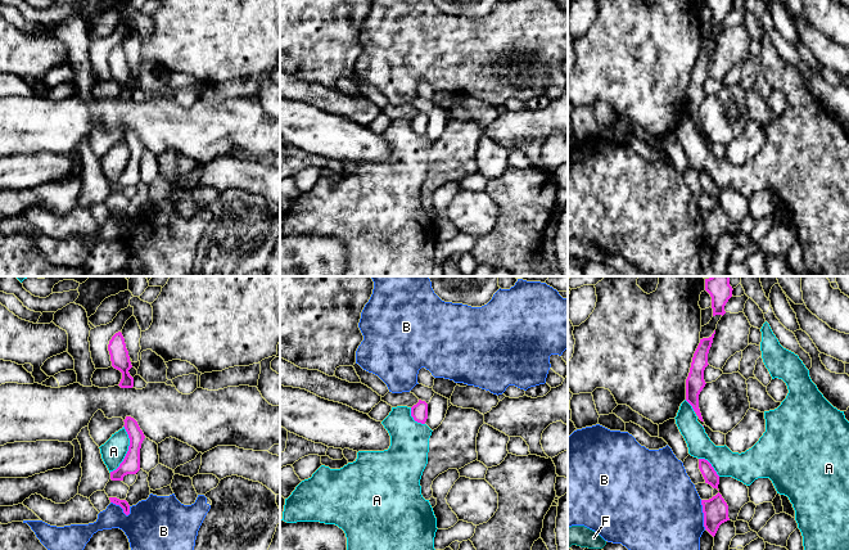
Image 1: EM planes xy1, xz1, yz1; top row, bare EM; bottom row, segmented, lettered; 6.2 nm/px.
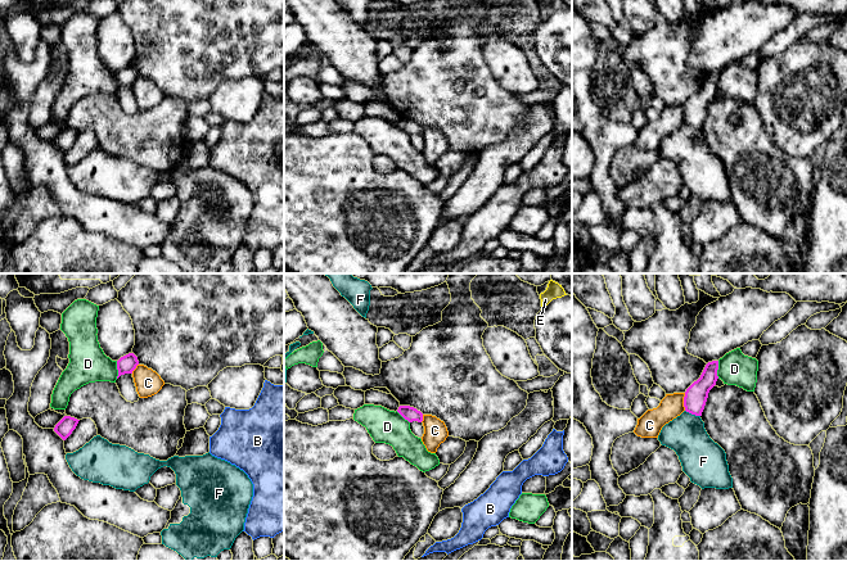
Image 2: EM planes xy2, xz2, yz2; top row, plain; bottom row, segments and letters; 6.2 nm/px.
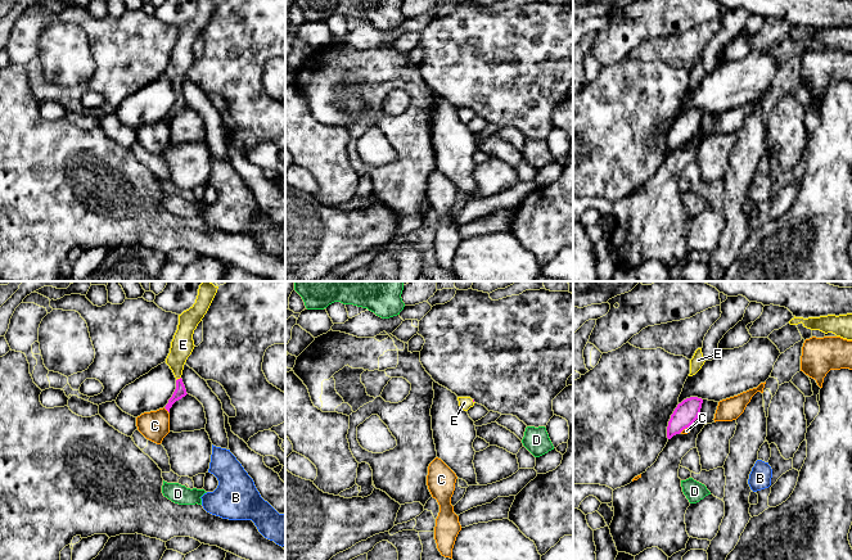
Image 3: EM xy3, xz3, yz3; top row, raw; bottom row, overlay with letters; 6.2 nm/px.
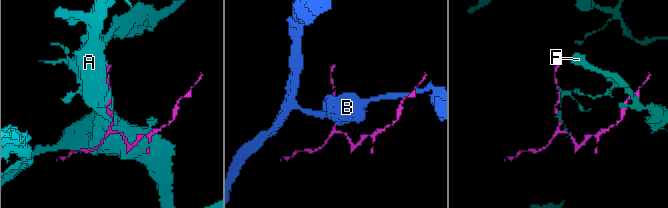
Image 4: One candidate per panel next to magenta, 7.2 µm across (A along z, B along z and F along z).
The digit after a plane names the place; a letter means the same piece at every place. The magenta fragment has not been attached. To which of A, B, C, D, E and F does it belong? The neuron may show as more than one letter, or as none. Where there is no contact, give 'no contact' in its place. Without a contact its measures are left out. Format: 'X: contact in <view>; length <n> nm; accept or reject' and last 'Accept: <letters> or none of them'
A: contact in xy1; length 300 nm; reject
B: contact in yz1; length 190 nm; reject
C: contact in yz2; length 110 nm; reject
D: contact in xy2; length 110 nm; reject
E: contact in xy3; length 40 nm; accept
F: contact in yz2; length 100 nm; reject
Accept: E

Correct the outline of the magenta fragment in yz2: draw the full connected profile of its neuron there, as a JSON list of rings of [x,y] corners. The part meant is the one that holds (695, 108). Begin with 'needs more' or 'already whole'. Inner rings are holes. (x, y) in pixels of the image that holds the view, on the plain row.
already whole | [[[718,73],[708,74],[700,90],[686,101],[684,109],[684,119],[686,125],[702,128],[708,105],[716,98],[718,91],[717,82]]]

